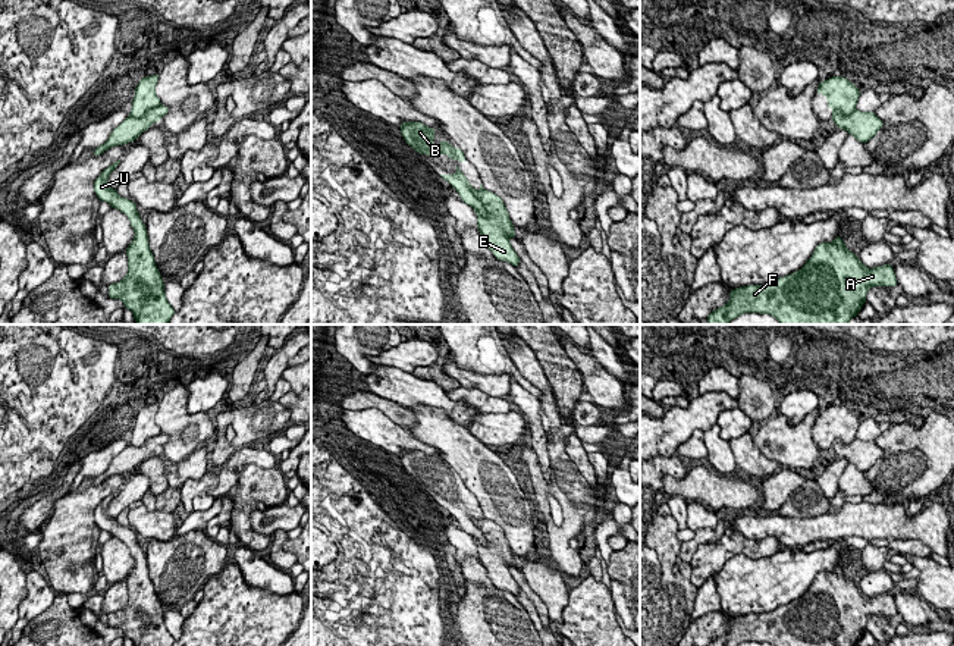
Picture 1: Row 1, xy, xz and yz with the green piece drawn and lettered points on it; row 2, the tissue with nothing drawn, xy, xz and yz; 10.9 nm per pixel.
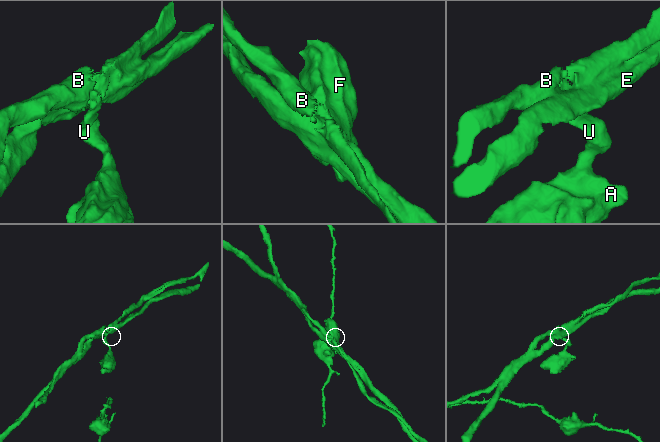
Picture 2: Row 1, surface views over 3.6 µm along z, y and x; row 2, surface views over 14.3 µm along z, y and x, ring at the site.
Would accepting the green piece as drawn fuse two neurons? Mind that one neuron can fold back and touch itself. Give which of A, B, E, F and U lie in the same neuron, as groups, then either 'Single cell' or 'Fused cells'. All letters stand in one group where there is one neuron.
Groups: A B F U / E. Fused cells

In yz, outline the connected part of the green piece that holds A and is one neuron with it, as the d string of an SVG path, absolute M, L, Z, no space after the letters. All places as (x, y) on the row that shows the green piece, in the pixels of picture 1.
M841 236L822 242L806 264L768 285L729 292L729 302L712 311L707 324L728 324L744 313L771 314L781 324L848 324L872 286L897 286L891 264L867 269Z

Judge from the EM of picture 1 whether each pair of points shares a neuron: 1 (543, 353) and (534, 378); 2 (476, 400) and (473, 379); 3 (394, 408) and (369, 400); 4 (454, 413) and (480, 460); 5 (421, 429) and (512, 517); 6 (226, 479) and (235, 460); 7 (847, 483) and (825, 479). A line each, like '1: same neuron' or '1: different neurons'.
1: different neurons
2: different neurons
3: same neuron
4: different neurons
5: same neuron
6: same neuron
7: different neurons

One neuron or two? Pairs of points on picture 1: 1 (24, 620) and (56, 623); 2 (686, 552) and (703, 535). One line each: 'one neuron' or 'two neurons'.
1: two neurons
2: one neuron

